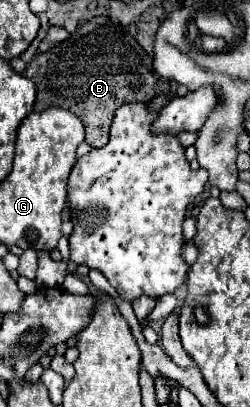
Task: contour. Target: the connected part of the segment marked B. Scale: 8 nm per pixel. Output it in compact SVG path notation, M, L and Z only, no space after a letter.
M108 17L86 21L52 51L36 55L22 75L36 83L34 111L44 111L52 105L72 111L84 123L90 147L102 147L108 141L110 123L120 105L148 103L170 89L170 81L154 71L152 57L138 43L134 47L126 39L122 25L112 23Z

